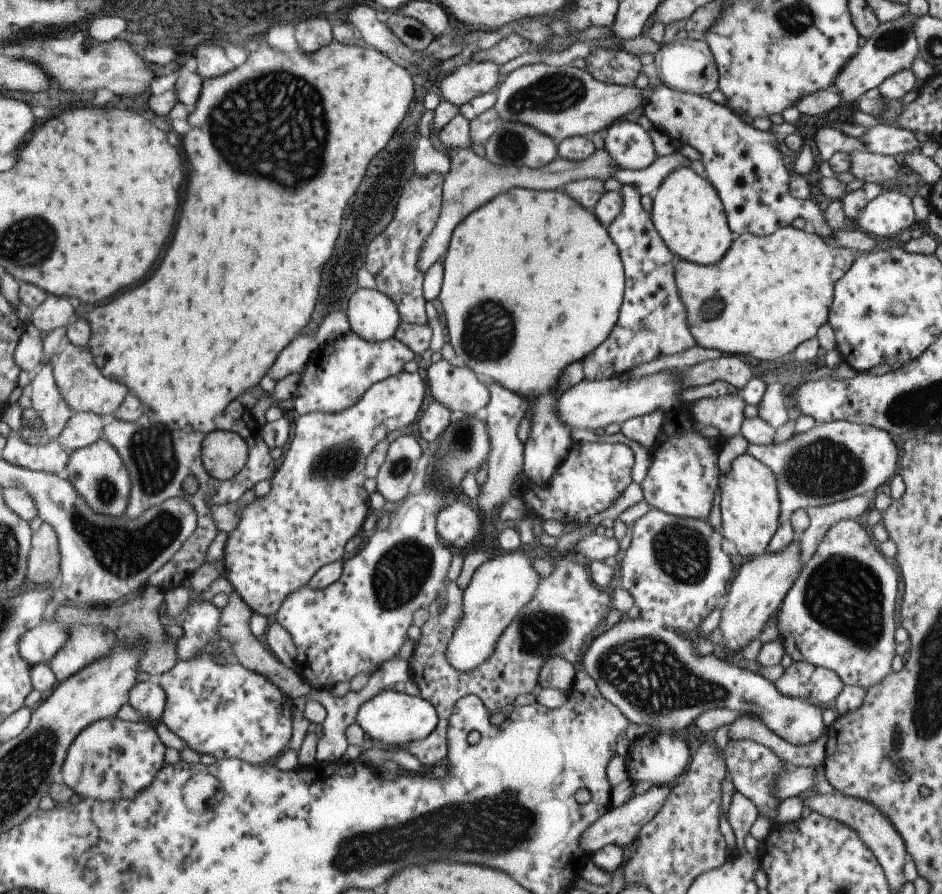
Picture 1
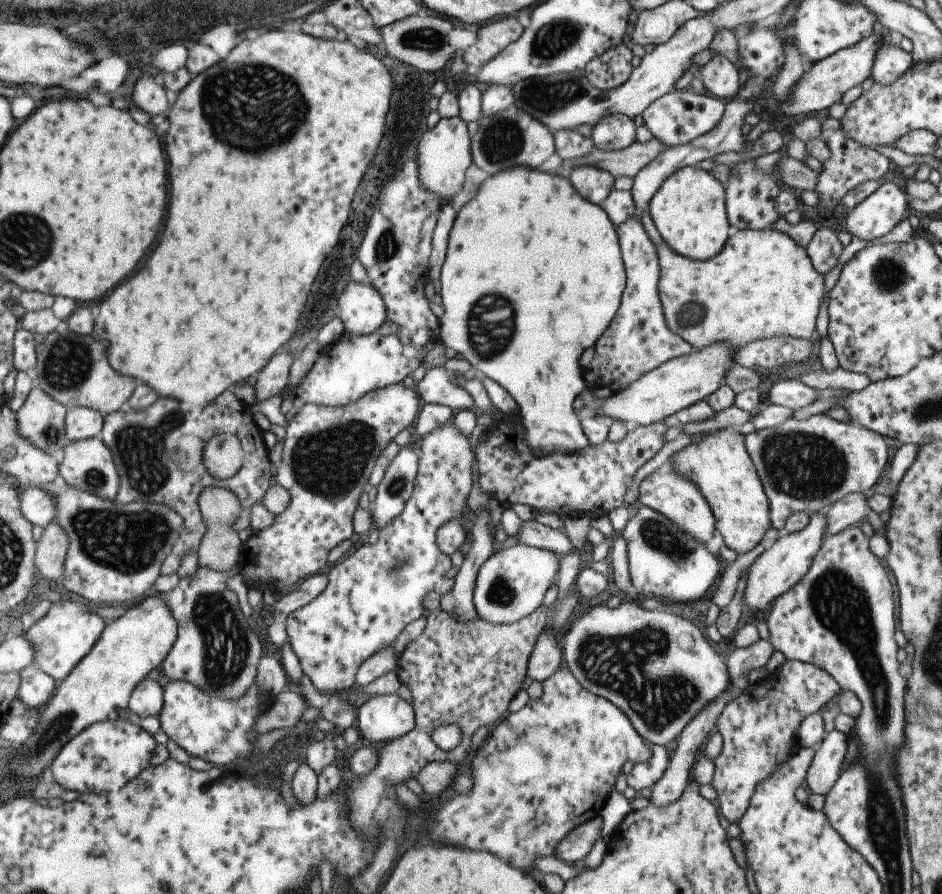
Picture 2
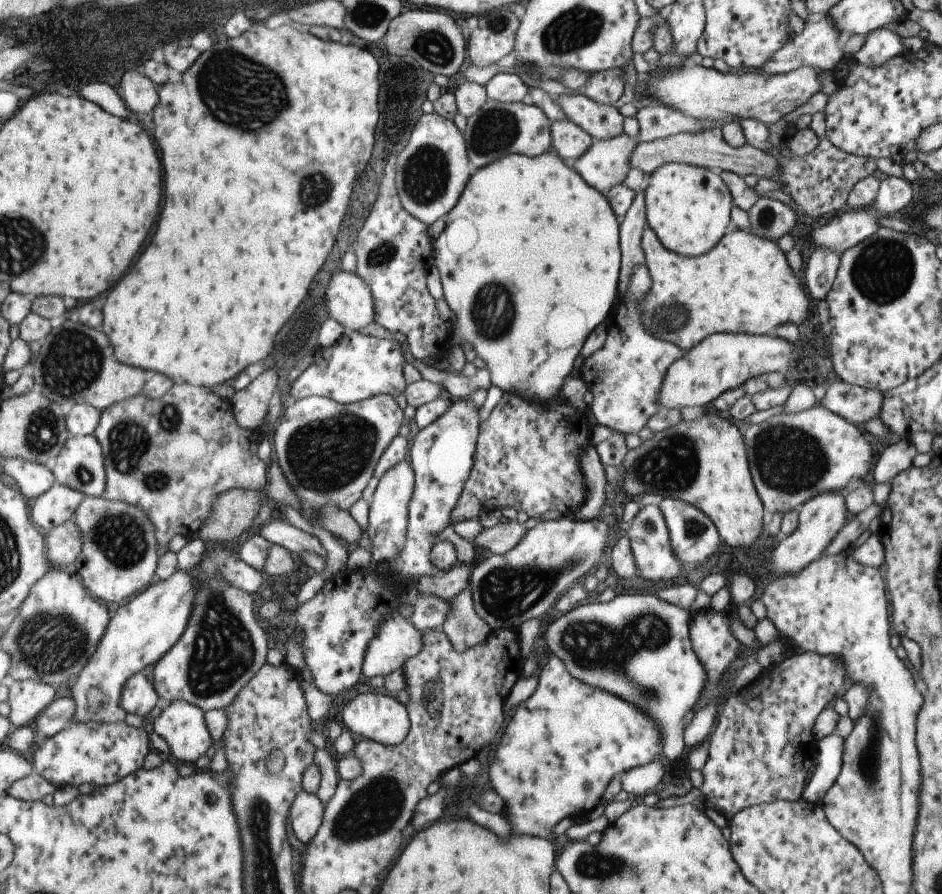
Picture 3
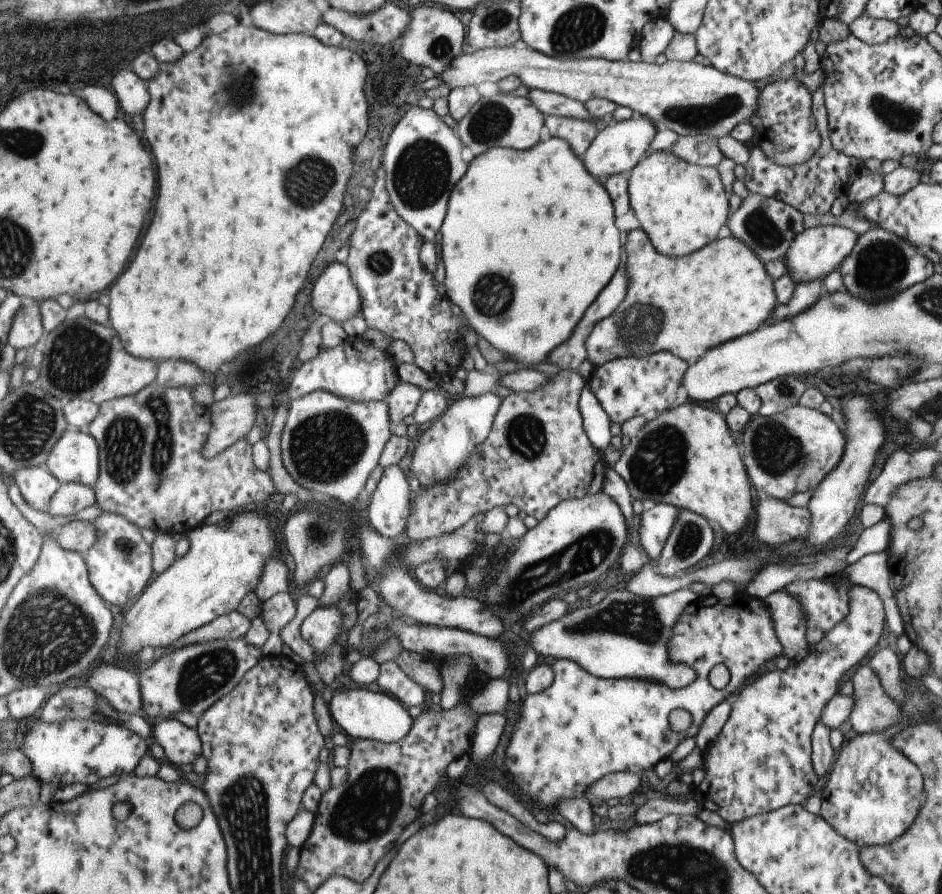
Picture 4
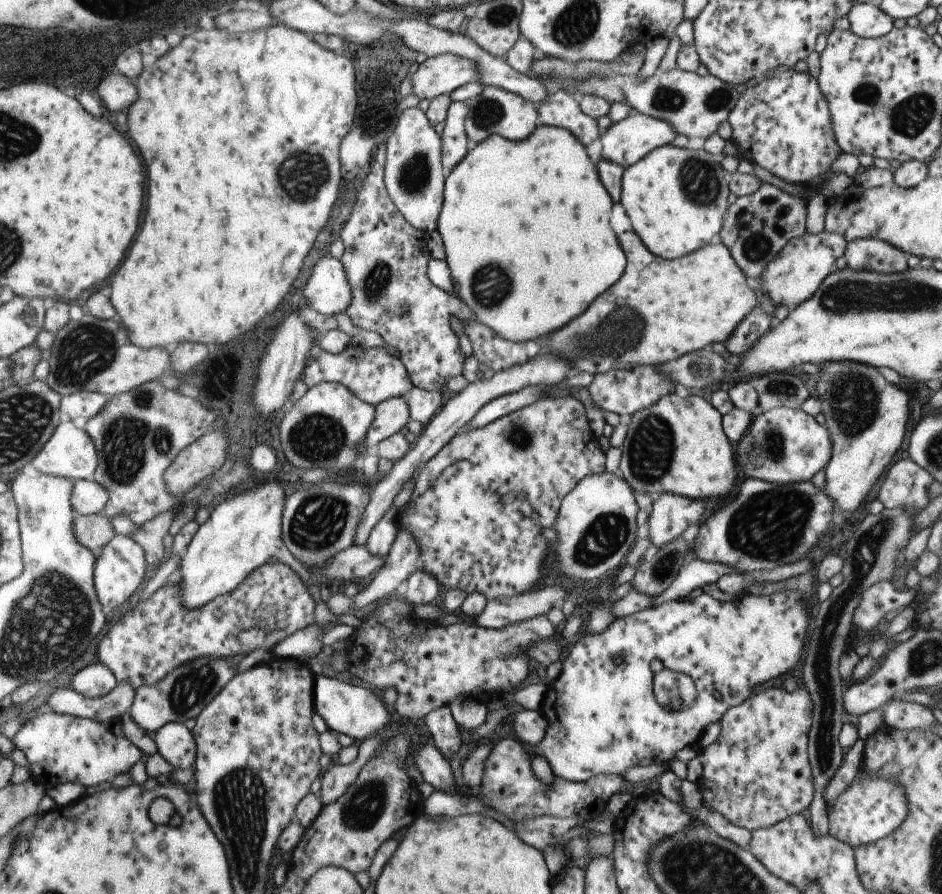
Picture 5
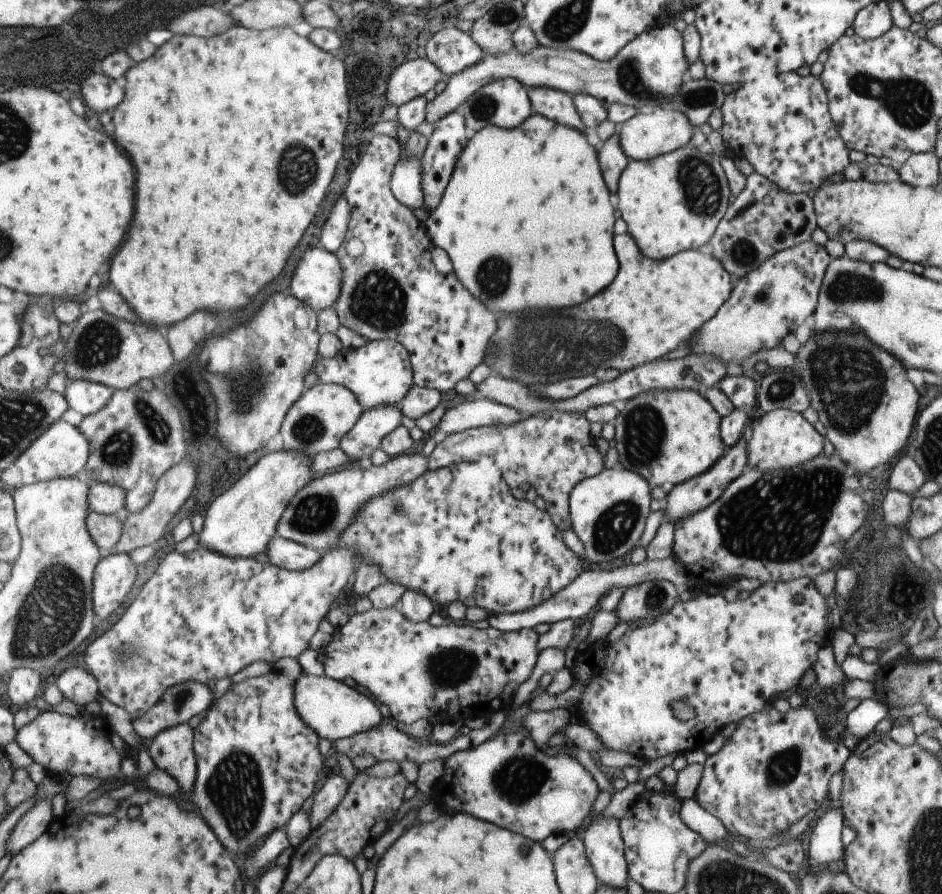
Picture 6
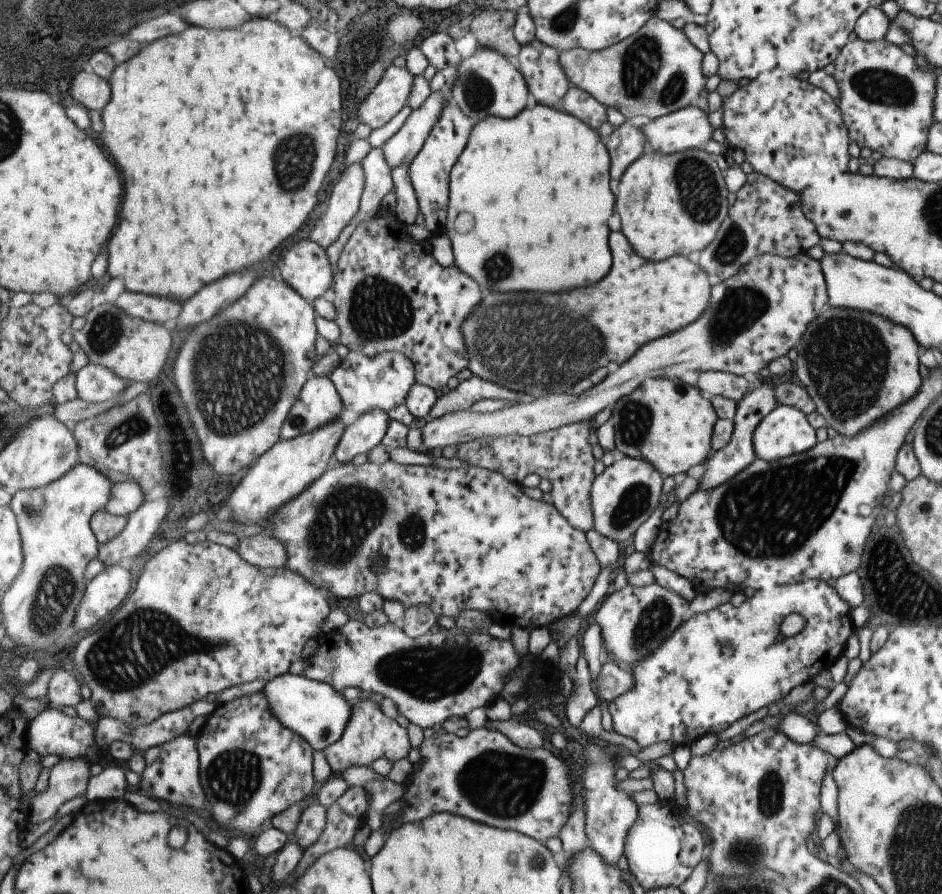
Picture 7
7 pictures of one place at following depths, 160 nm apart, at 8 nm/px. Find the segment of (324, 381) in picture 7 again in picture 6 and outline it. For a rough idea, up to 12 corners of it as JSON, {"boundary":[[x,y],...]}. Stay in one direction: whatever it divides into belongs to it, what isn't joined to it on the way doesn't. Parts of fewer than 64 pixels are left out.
{"boundary":[[316,382],[287,409],[282,449],[338,447],[363,409],[344,386]]}

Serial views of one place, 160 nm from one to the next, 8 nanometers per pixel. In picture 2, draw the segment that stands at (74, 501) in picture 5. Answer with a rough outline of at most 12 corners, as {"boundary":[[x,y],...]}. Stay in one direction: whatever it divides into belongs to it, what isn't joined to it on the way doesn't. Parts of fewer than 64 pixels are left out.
{"boundary":[[27,487],[18,496],[21,514],[45,528],[56,520],[56,500]]}

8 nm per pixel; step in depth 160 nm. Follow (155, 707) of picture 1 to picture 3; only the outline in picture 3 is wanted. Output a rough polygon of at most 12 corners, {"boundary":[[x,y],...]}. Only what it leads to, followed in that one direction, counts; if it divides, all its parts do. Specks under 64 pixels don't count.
{"boundary":[[137,673],[123,684],[126,714],[143,717],[161,703],[151,682]]}

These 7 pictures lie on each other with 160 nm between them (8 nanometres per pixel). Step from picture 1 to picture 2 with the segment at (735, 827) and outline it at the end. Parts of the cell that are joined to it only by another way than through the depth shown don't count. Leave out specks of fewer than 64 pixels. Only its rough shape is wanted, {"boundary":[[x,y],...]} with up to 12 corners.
{"boundary":[[785,660],[730,700],[709,784],[737,824],[840,686]]}

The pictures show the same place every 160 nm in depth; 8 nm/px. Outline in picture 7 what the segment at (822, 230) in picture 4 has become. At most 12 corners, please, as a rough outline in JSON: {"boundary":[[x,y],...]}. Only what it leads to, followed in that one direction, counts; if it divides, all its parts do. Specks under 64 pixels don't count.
{"boundary":[[806,253],[757,256],[698,319],[580,395],[417,423],[420,450],[587,421],[647,379],[754,381],[827,306]]}

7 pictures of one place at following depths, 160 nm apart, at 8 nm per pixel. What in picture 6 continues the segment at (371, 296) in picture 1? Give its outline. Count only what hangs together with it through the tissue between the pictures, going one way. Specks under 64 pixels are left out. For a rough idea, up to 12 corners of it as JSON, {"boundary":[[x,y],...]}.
{"boundary":[[306,249],[289,291],[315,313],[333,306],[341,288],[337,257]]}

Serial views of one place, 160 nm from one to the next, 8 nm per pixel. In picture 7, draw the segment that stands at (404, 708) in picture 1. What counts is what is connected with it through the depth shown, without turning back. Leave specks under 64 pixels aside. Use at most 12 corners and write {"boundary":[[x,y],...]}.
{"boundary":[[285,673],[264,682],[270,713],[322,751],[350,705],[331,685]]}

